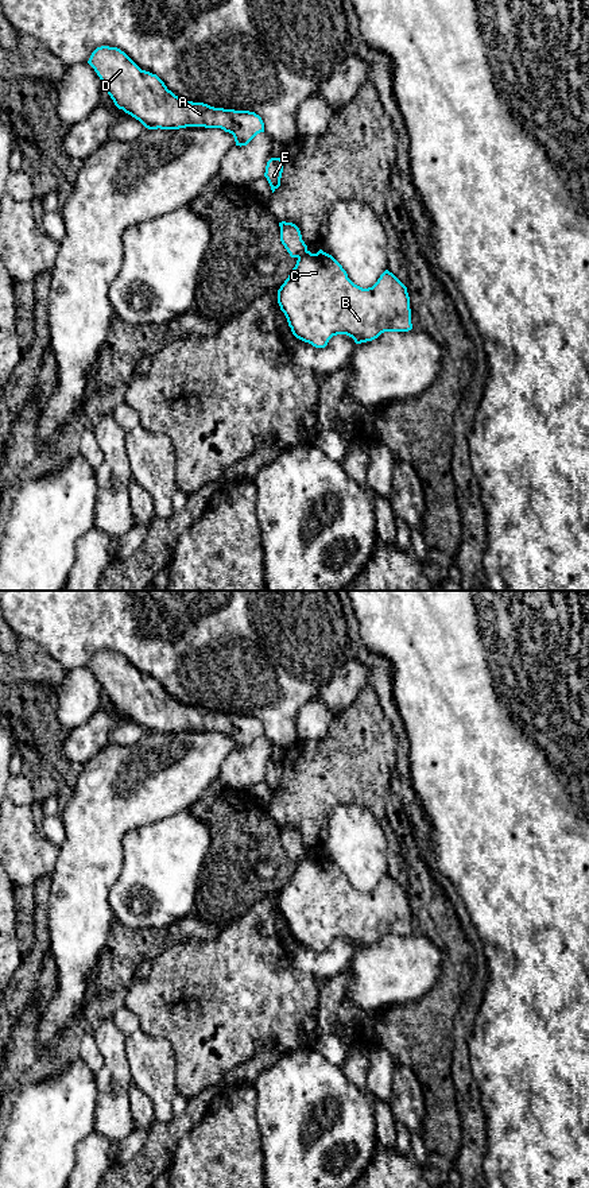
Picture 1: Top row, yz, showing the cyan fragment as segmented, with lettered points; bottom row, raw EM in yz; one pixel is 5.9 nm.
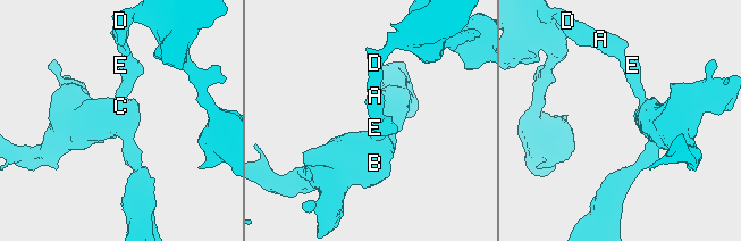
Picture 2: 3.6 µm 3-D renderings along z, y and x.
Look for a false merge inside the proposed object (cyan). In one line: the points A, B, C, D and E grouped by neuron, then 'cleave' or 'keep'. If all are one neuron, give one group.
A B C D E; keep

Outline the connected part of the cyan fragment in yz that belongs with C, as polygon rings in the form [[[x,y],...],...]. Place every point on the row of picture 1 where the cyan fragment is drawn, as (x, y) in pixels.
[[[282,221],[280,241],[297,264],[278,290],[278,303],[284,313],[292,334],[315,348],[325,348],[337,334],[346,334],[356,344],[372,341],[384,332],[408,332],[412,329],[407,287],[388,270],[368,289],[354,285],[342,266],[319,249],[311,254],[302,240],[299,228]]]

